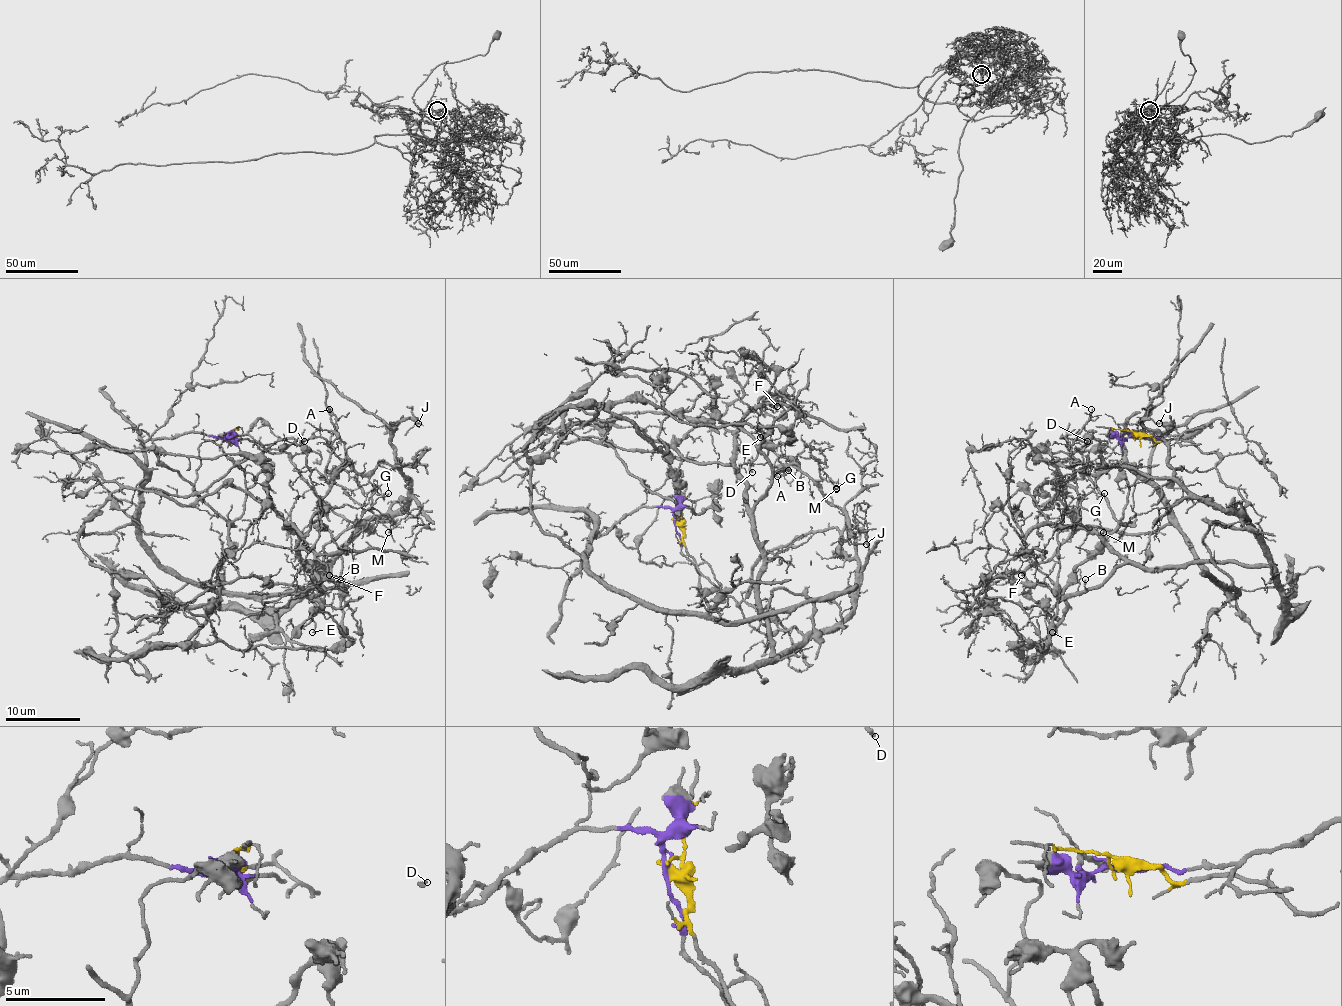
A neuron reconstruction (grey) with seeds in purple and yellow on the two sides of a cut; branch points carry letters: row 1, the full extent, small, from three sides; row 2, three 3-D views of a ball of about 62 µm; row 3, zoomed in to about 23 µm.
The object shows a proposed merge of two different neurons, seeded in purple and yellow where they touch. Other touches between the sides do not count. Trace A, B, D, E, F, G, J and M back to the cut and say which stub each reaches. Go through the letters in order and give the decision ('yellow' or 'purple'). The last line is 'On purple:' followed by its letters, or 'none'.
A: yellow
B: yellow
D: yellow
E: yellow
F: yellow
G: yellow
J: yellow
M: yellow
On purple: none

